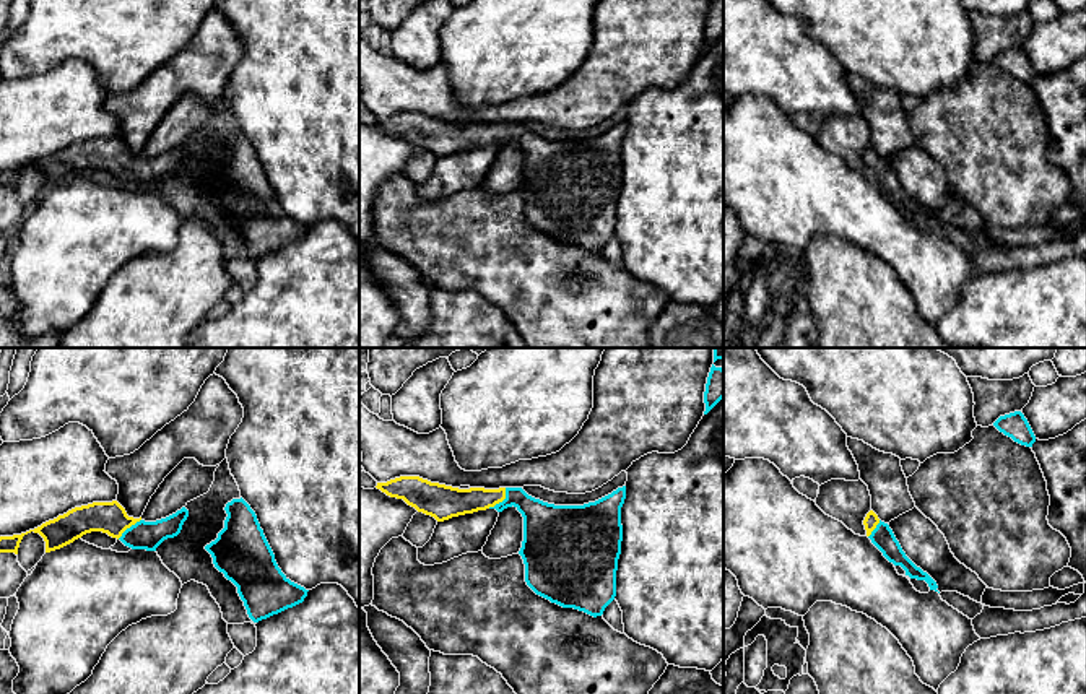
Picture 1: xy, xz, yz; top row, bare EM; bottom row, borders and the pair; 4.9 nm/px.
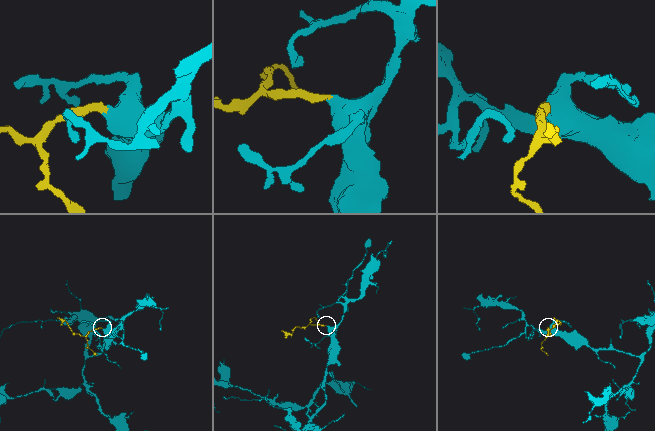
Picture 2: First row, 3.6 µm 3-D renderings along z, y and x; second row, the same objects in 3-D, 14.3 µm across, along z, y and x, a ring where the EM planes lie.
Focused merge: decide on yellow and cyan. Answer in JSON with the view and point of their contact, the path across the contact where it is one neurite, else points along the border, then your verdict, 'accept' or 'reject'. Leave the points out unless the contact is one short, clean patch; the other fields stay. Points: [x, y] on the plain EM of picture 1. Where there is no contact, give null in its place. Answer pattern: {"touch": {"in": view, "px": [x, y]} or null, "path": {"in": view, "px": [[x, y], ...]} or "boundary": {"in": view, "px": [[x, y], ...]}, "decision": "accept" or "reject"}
{"touch": {"in": "xz", "px": [501, 137]}, "path": {"in": "xz", "px": [[451, 137], [501, 137], [521, 137], [545, 161]]}, "decision": "accept"}

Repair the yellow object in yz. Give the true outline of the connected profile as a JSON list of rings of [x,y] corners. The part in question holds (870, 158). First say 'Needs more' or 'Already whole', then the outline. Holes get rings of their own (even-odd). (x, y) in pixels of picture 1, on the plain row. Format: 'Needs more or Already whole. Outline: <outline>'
Needs more. Outline: [[[873,146],[867,150],[863,161],[867,172],[889,198],[901,202],[906,206],[906,211],[910,215],[925,216],[930,226],[938,228],[936,218],[906,192],[889,161],[881,158]]]

